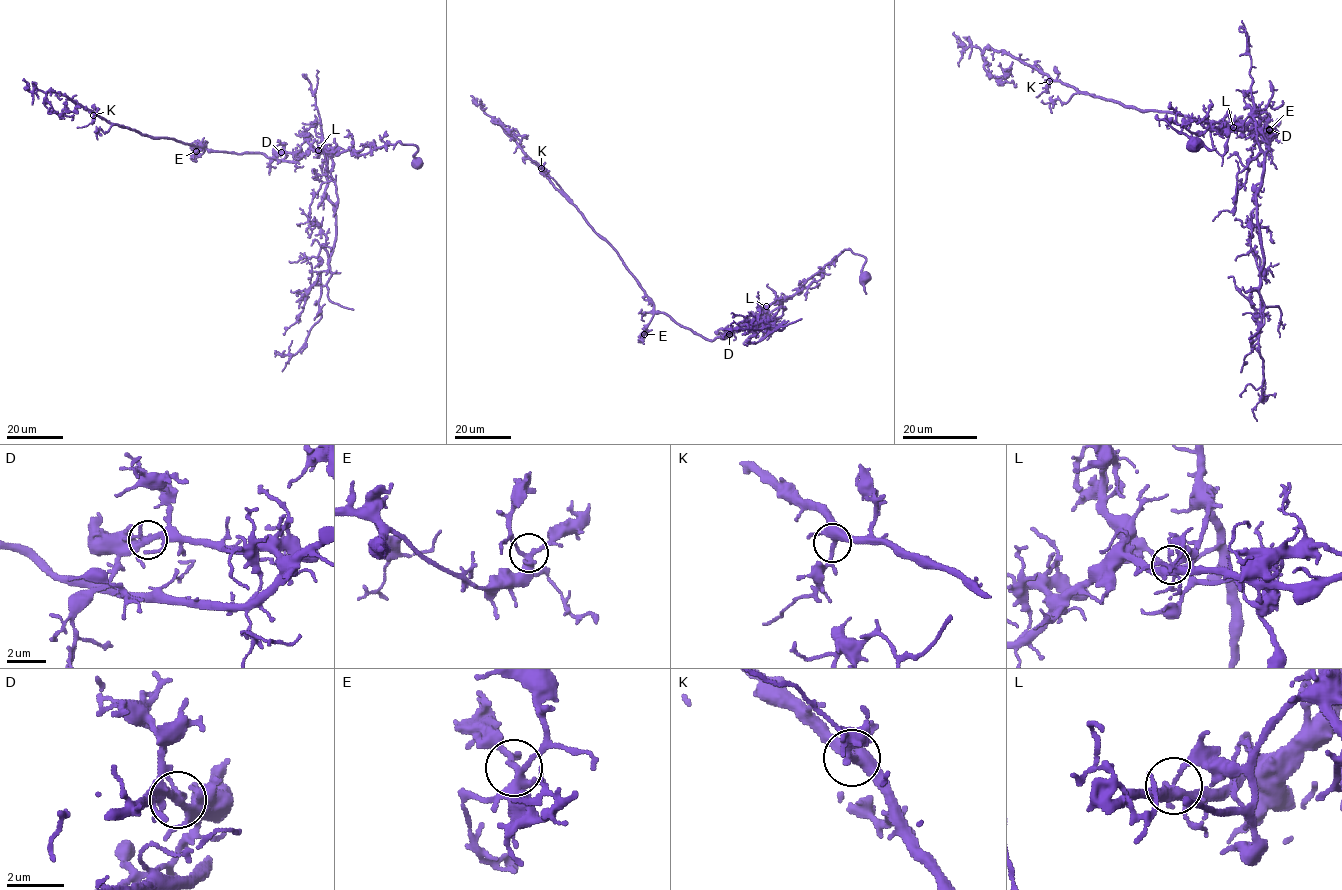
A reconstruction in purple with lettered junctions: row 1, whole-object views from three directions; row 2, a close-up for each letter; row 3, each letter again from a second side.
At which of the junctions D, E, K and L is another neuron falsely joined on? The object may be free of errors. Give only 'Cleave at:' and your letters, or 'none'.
Cleave at: L

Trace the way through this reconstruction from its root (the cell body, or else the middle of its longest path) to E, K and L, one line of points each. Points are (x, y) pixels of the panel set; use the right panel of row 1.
E: (1193, 141), (1157, 116), (1198, 134), (1244, 126), (1258, 142), (1277, 132), (1241, 127), (1259, 135), (1269, 129)
K: (1193, 141), (1157, 116), (1198, 134), (1244, 126), (1266, 142), (1277, 132), (1139, 111), (1049, 81)
L: (1193, 141), (1157, 116), (1198, 134), (1213, 127), (1219, 131), (1232, 127)

